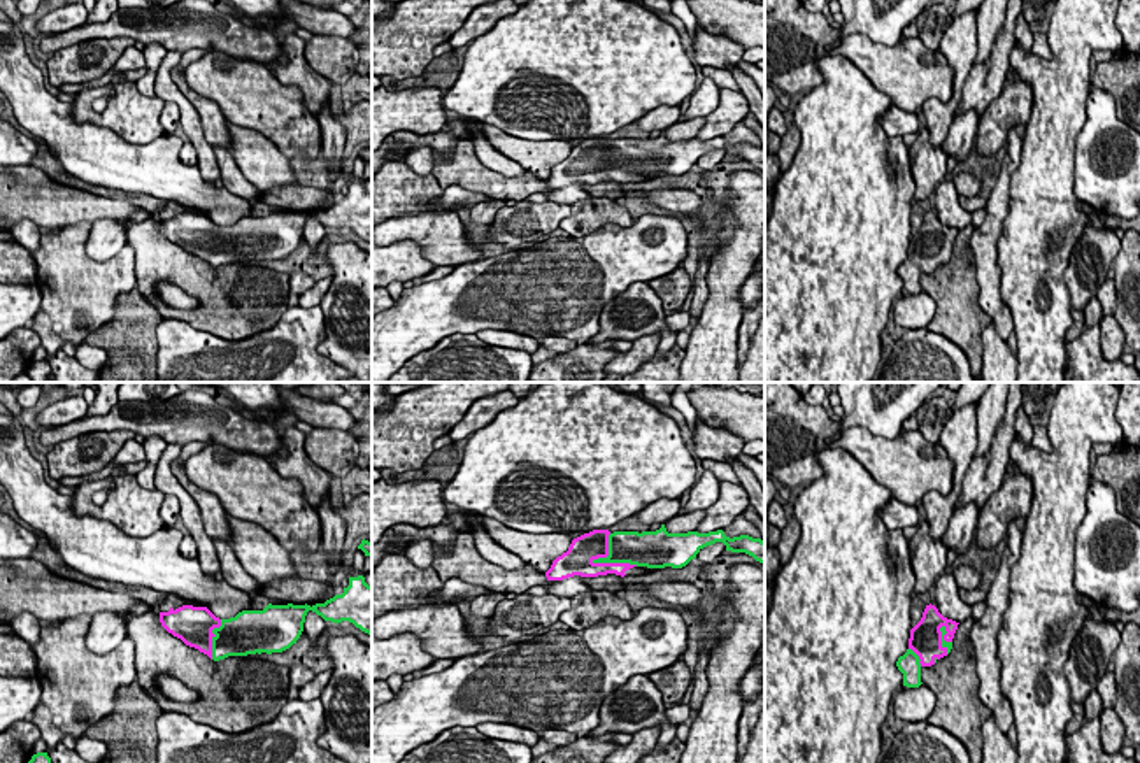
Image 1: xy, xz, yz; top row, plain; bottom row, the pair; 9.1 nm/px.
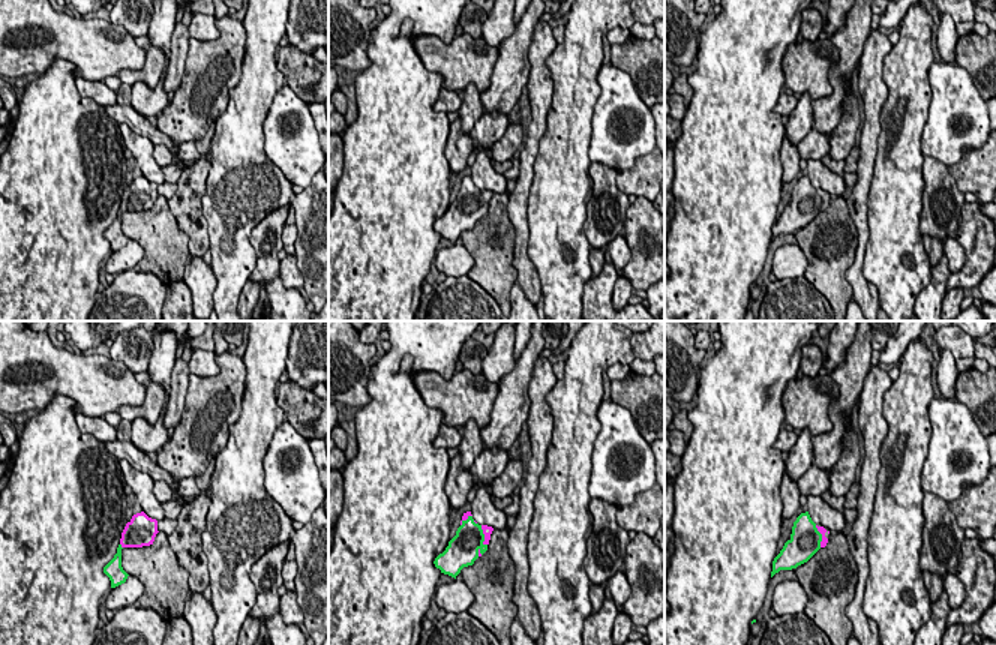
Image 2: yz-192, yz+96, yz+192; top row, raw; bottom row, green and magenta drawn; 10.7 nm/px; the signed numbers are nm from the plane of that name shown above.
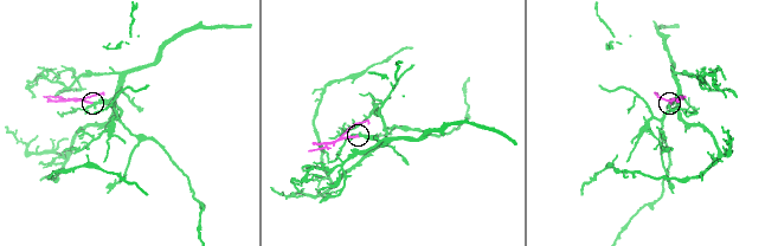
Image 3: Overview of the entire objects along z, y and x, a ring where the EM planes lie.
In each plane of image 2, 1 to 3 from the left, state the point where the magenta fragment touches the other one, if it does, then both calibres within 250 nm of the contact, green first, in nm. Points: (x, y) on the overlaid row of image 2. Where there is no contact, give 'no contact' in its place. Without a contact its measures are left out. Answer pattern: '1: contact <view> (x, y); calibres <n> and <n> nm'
1: contact yz-192 (120, 546); calibres 170 and 300 nm
2: contact yz+96 (483, 536); calibres 320 and 100 nm
3: contact yz+192 (821, 536); calibres 320 and 70 nm

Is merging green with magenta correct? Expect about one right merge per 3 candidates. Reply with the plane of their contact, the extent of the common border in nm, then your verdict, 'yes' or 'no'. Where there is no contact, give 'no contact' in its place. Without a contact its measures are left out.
meets green in xz; contact 440 nm long; yes

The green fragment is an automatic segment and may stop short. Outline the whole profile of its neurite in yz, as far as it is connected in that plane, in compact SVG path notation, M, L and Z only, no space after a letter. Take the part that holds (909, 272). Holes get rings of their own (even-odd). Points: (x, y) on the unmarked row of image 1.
M926 212L921 228L910 237L907 260L896 268L903 293L919 295L921 275L935 272L951 260L958 232L944 225L935 212Z

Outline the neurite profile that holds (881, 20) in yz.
M838 0L844 25L840 39L865 33L873 42L894 46L903 28L916 23L926 5L937 0Z

